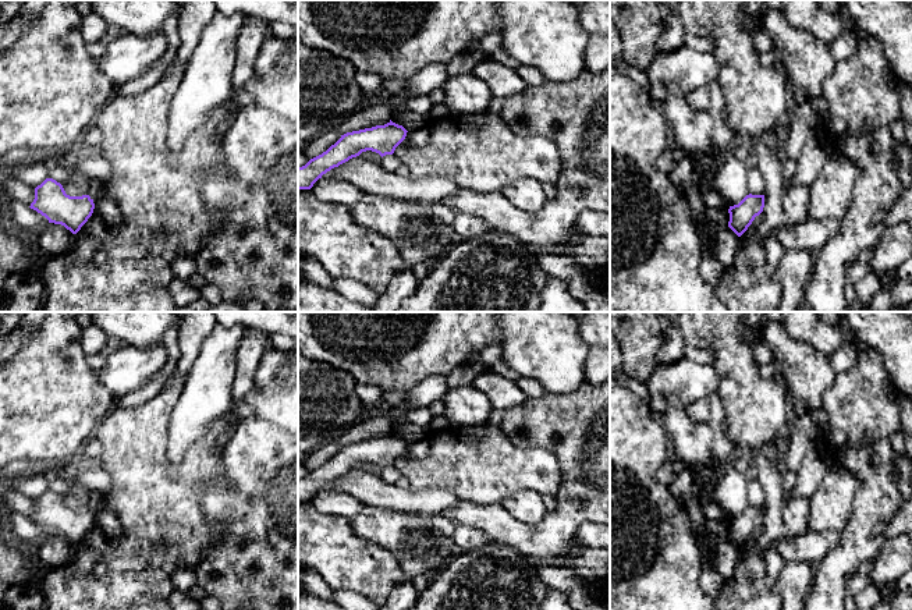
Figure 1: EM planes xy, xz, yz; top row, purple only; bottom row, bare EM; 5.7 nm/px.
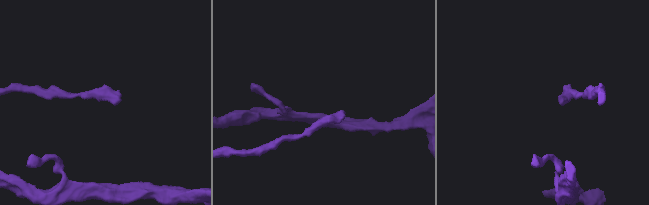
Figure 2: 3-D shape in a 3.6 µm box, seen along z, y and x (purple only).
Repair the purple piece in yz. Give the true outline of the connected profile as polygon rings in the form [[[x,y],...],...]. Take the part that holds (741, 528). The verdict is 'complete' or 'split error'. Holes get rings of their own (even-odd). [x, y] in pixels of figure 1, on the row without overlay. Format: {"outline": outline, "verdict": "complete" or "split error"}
{"outline": [[[746,507],[738,517],[730,518],[728,539],[741,549],[756,528],[763,524],[764,507]]], "verdict": "complete"}

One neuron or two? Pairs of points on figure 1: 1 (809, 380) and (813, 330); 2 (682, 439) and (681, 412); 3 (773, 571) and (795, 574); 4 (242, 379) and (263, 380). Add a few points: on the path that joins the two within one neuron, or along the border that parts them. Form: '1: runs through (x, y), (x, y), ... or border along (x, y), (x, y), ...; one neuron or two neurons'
1: border along (784, 327), (794, 339), (806, 341), (827, 355); two neurons
2: runs through (682, 432), (681, 419); one neuron
3: border along (785, 563), (774, 585); two neurons
4: border along (266, 350), (258, 365), (251, 390), (238, 404); two neurons

